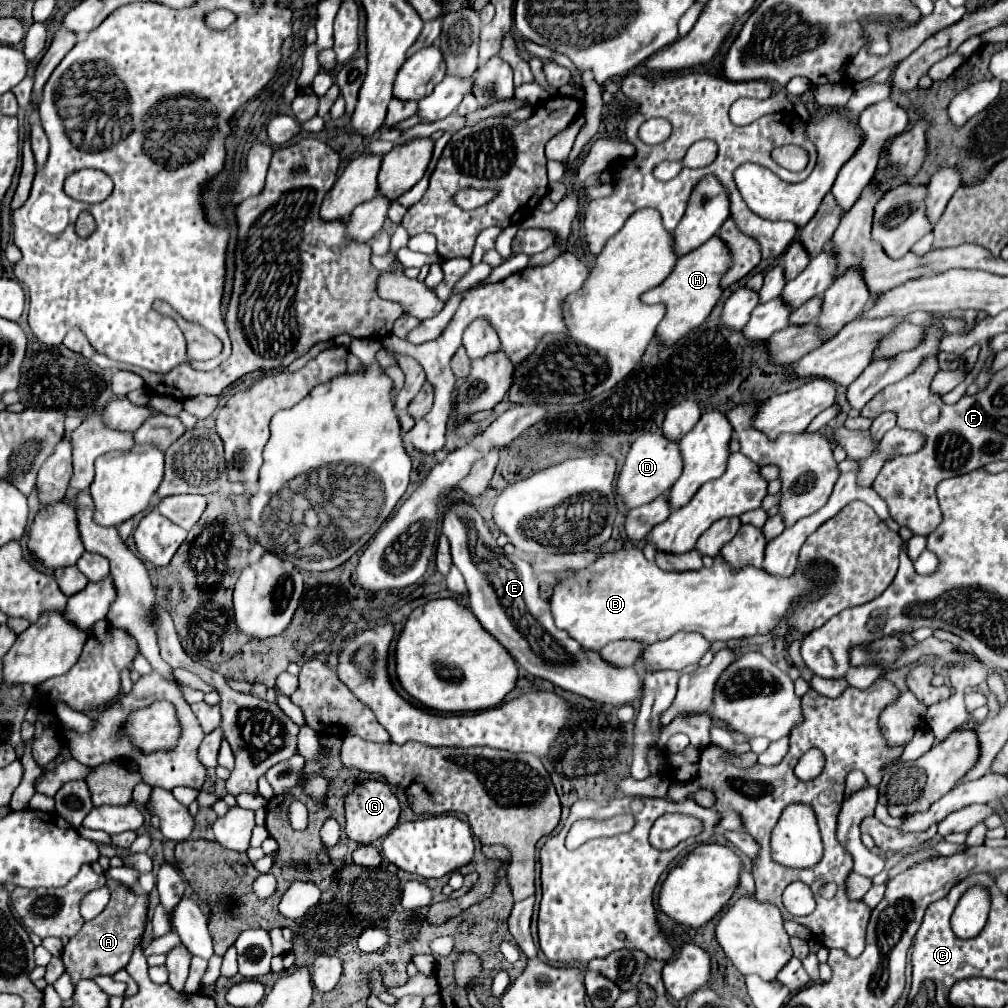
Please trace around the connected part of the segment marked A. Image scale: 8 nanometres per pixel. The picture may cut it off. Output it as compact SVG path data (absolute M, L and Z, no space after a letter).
M108 878L108 886L112 890L112 898L110 898L108 906L94 920L86 922L82 926L82 930L74 938L70 938L70 942L64 946L62 962L66 966L66 972L72 978L74 986L84 978L96 978L102 974L116 974L118 970L126 968L126 964L132 956L132 950L144 932L146 898L136 896L130 890L124 890L112 878Z

